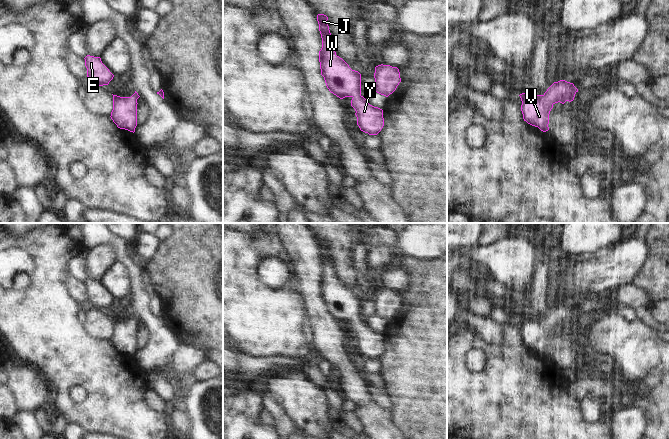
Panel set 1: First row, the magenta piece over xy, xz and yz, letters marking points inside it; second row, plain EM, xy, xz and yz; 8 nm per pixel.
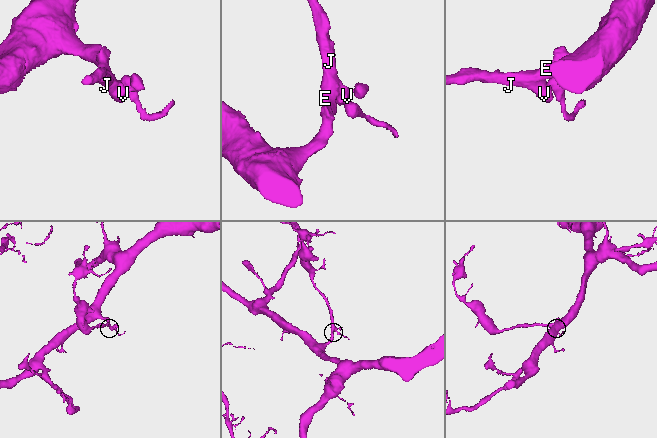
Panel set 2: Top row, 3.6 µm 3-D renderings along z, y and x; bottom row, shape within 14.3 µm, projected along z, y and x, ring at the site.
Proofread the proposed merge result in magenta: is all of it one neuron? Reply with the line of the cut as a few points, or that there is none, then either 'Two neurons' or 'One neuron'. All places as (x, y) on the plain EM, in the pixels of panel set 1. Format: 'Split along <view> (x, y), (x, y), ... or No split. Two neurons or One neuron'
No split. One neuron.

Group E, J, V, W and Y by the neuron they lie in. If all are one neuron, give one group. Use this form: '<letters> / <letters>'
E J V W Y

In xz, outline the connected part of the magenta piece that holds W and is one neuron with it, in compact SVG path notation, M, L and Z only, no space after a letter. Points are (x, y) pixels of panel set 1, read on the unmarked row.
M317 239L322 272L319 275L321 299L331 317L343 323L351 321L357 349L369 359L377 359L384 350L383 334L374 331L361 319L361 298L352 294L335 276L335 268L327 248L328 241Z

